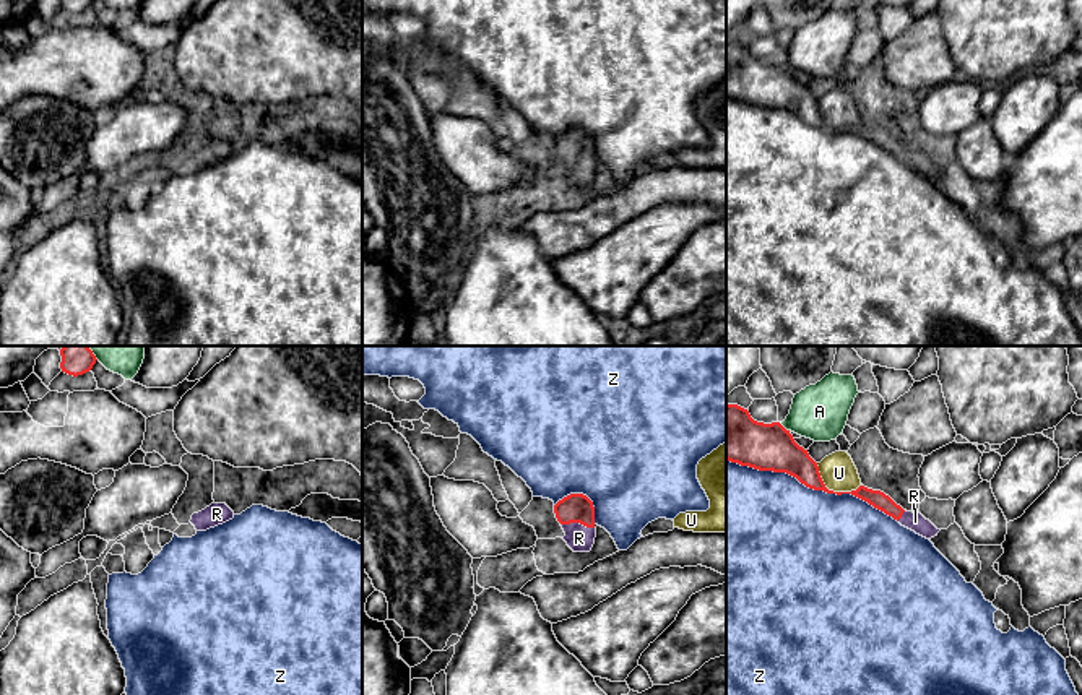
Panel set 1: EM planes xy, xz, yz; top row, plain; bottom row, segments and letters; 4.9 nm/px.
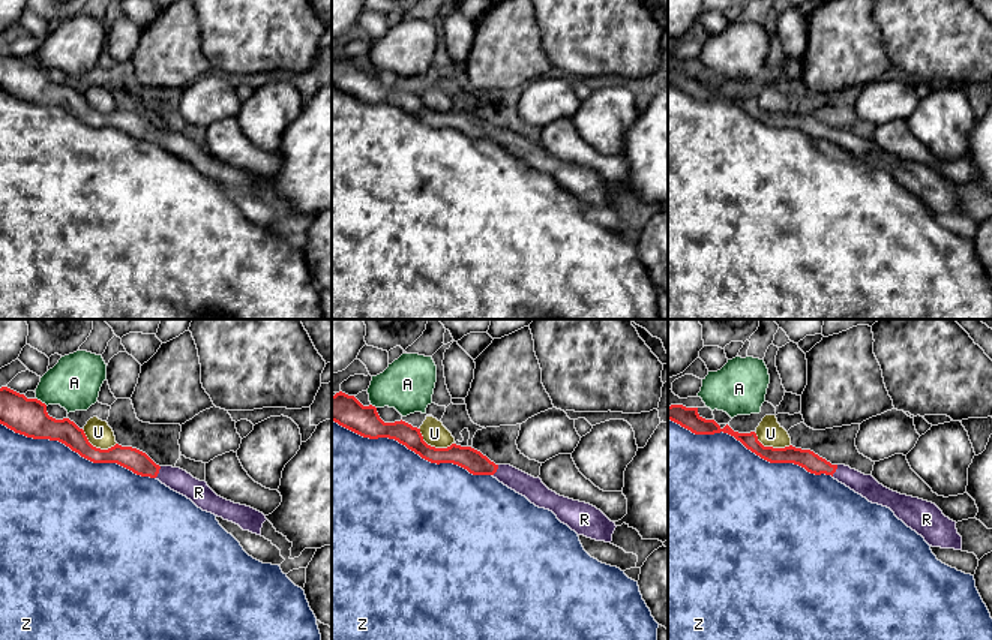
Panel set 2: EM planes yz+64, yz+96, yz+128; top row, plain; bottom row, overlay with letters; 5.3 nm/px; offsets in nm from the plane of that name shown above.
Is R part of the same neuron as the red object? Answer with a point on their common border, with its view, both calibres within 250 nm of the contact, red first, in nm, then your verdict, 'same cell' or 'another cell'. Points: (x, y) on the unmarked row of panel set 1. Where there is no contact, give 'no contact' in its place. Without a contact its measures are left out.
xz (577, 158) | 140/140 nm | same cell

